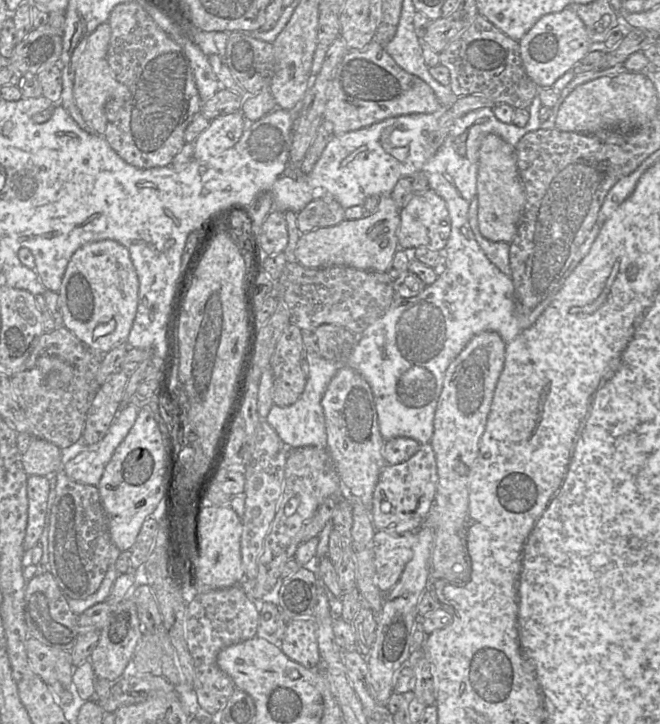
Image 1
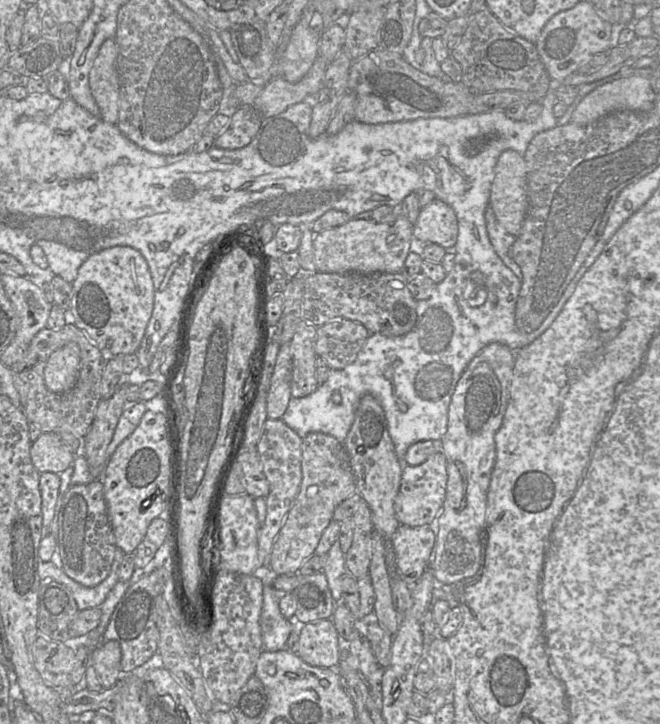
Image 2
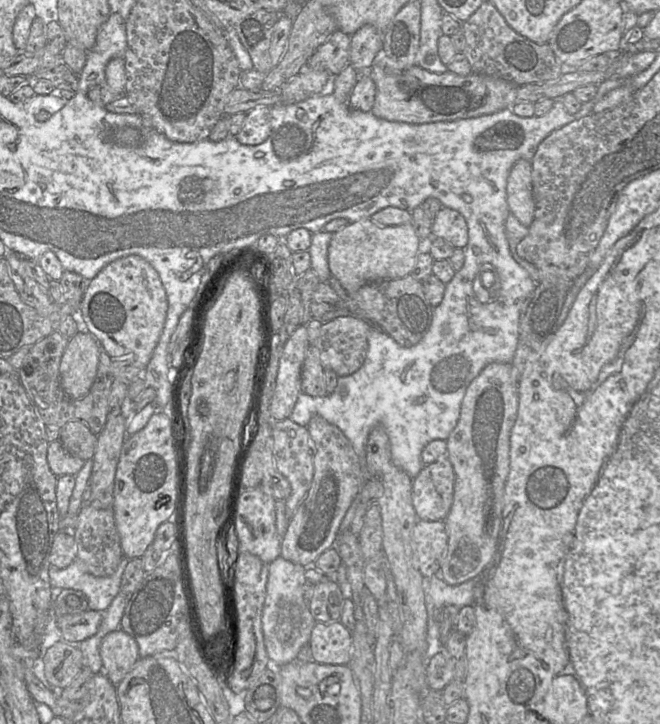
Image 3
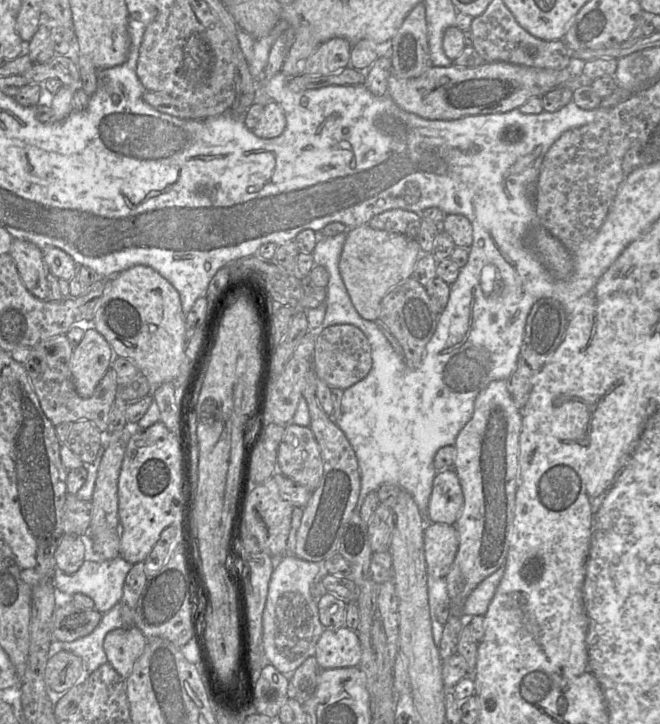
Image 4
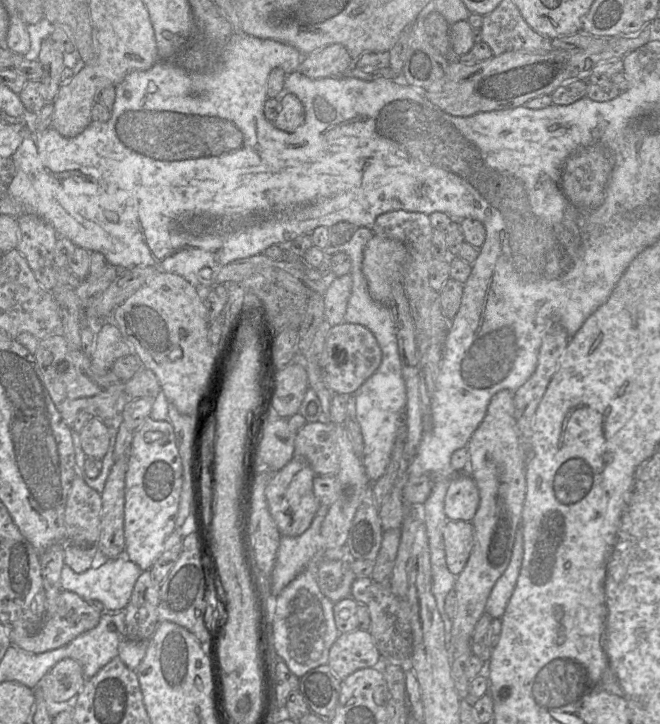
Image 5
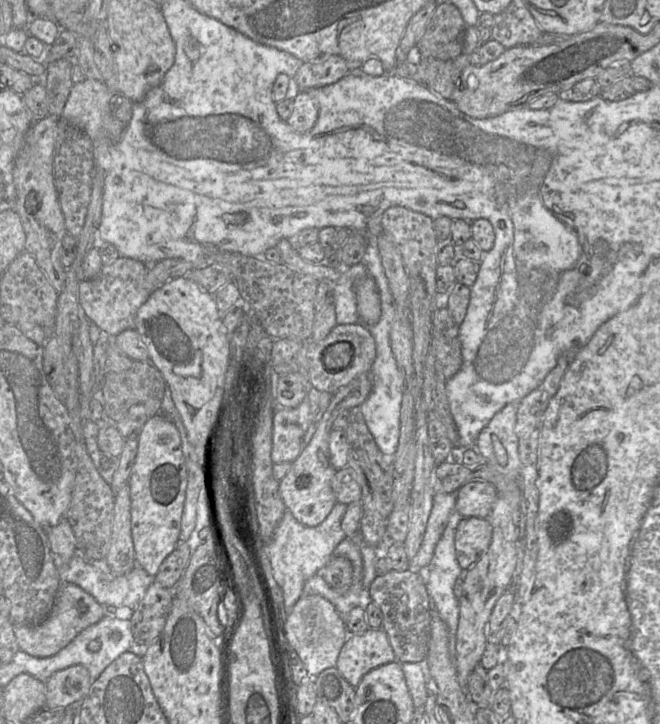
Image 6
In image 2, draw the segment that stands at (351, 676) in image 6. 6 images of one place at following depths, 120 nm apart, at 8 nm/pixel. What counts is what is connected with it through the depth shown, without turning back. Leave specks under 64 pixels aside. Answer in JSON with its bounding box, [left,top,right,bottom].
[293,620,343,669]

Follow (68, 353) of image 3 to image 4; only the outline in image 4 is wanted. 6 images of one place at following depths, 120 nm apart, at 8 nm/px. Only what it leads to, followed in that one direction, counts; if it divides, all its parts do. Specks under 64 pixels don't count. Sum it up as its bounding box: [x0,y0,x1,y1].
[70,328,115,398]

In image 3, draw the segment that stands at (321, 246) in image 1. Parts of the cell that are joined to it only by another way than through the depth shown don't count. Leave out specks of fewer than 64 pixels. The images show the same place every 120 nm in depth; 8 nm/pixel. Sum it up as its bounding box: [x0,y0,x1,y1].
[328,218,422,293]

